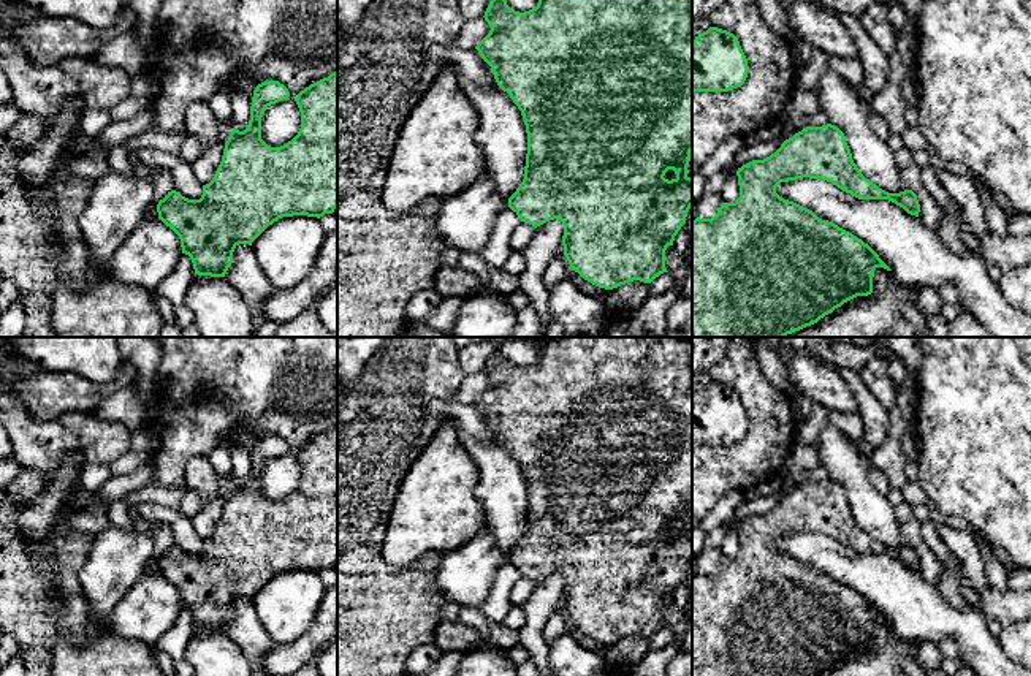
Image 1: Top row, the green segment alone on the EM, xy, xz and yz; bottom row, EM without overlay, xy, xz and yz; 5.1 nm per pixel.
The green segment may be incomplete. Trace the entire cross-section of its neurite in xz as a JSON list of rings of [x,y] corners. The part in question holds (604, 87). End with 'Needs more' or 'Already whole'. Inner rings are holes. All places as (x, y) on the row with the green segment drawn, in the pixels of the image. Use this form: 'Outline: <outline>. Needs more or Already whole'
Outline: [[[491,0],[483,17],[491,30],[475,49],[521,111],[527,133],[524,179],[508,198],[508,207],[534,228],[561,220],[564,255],[572,271],[599,288],[613,290],[633,280],[651,283],[668,272],[665,250],[673,245],[692,207],[692,177],[687,176],[692,152],[692,0],[538,0],[524,13],[512,9],[507,0]]]. Already whole

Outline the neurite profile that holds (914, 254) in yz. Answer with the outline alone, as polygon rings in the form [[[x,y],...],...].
[[[797,179],[781,182],[776,193],[793,201],[819,218],[833,222],[868,244],[904,285],[939,288],[952,282],[960,294],[963,310],[969,310],[993,337],[1031,337],[1031,315],[1014,309],[1001,294],[998,282],[976,253],[958,255],[949,250],[934,230],[926,228],[915,215],[888,199],[858,199],[822,179]]]

